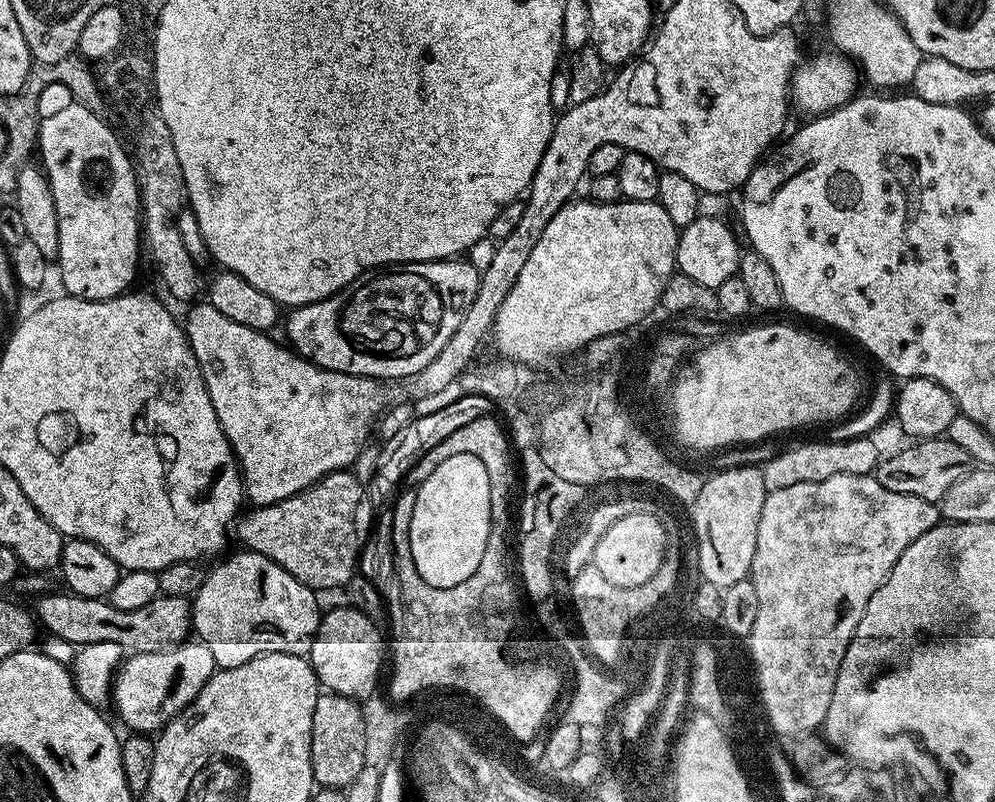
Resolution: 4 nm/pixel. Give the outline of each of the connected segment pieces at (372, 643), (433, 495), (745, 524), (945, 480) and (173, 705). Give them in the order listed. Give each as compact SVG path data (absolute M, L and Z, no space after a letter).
M341 606L323 613L320 629L312 643L310 663L316 670L321 689L337 692L357 702L363 702L368 696L377 695L376 683L380 680L380 667L386 664L386 648L380 637L377 621L366 618L356 608Z
M457 454L442 462L430 478L426 478L415 489L417 501L410 521L410 551L418 574L428 584L447 586L466 582L466 578L475 573L475 568L484 554L485 537L490 534L490 483L486 466L474 454Z
M759 467L756 468L728 468L725 472L716 472L711 477L710 475L705 479L702 486L702 498L697 498L698 506L690 506L690 508L698 508L698 512L690 512L690 514L698 514L698 516L690 516L690 524L696 527L696 544L700 547L700 572L707 583L718 586L720 589L726 589L734 586L734 582L742 582L749 579L752 571L752 563L754 562L754 546L756 545L756 535L758 534L758 522L762 518L762 506L764 505L765 491L764 491L764 474Z
M947 438L917 439L909 444L909 448L893 456L885 455L876 467L875 478L882 482L882 486L886 486L886 490L894 490L898 494L914 494L918 498L939 502L944 499L946 490L950 490L958 478L971 472L974 467L972 456Z
M185 642L160 652L129 655L114 681L114 709L129 733L159 733L187 704L194 702L215 671L217 666L210 646L199 642Z

